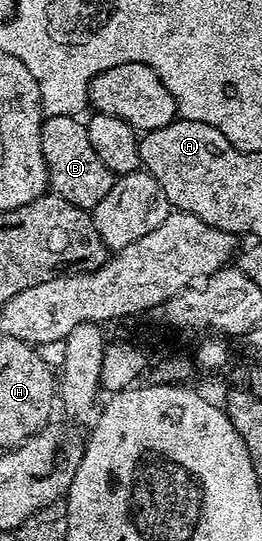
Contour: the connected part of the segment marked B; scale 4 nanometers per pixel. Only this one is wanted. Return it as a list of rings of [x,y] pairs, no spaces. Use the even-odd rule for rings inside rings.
[[[54,115],[45,117],[42,127],[42,155],[48,168],[48,183],[57,197],[74,203],[79,209],[93,210],[110,191],[114,174],[102,159],[98,159],[94,147],[90,147],[90,135],[86,135],[86,124],[79,116]]]

